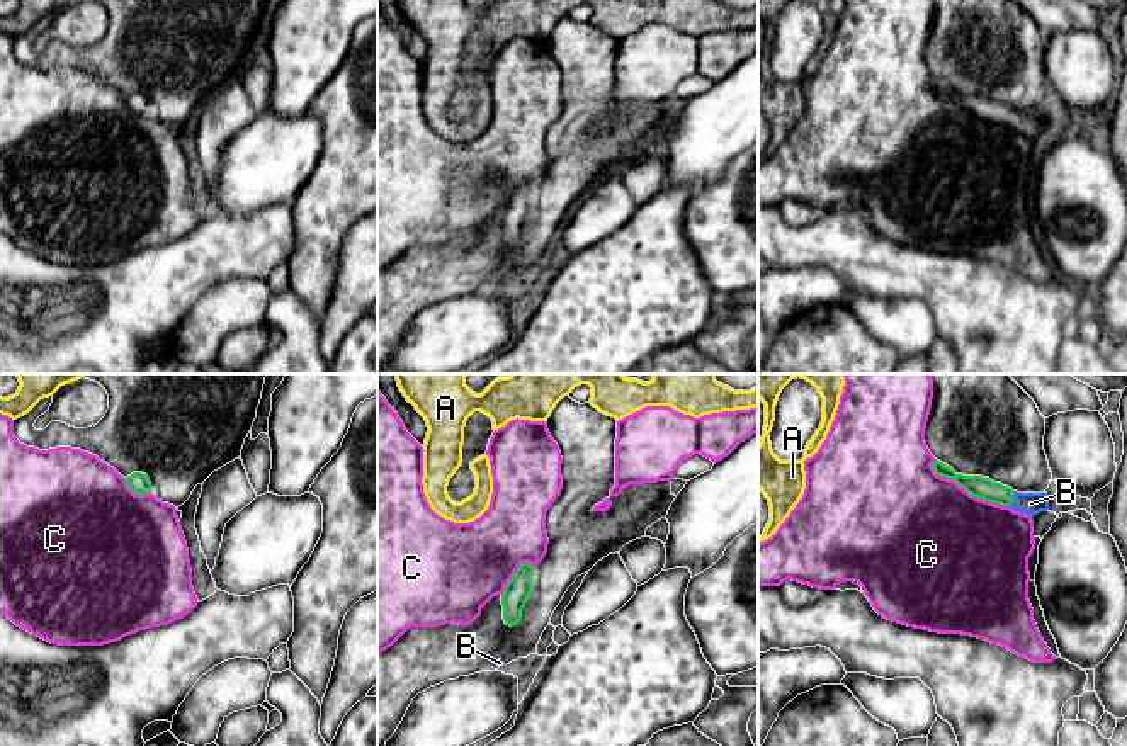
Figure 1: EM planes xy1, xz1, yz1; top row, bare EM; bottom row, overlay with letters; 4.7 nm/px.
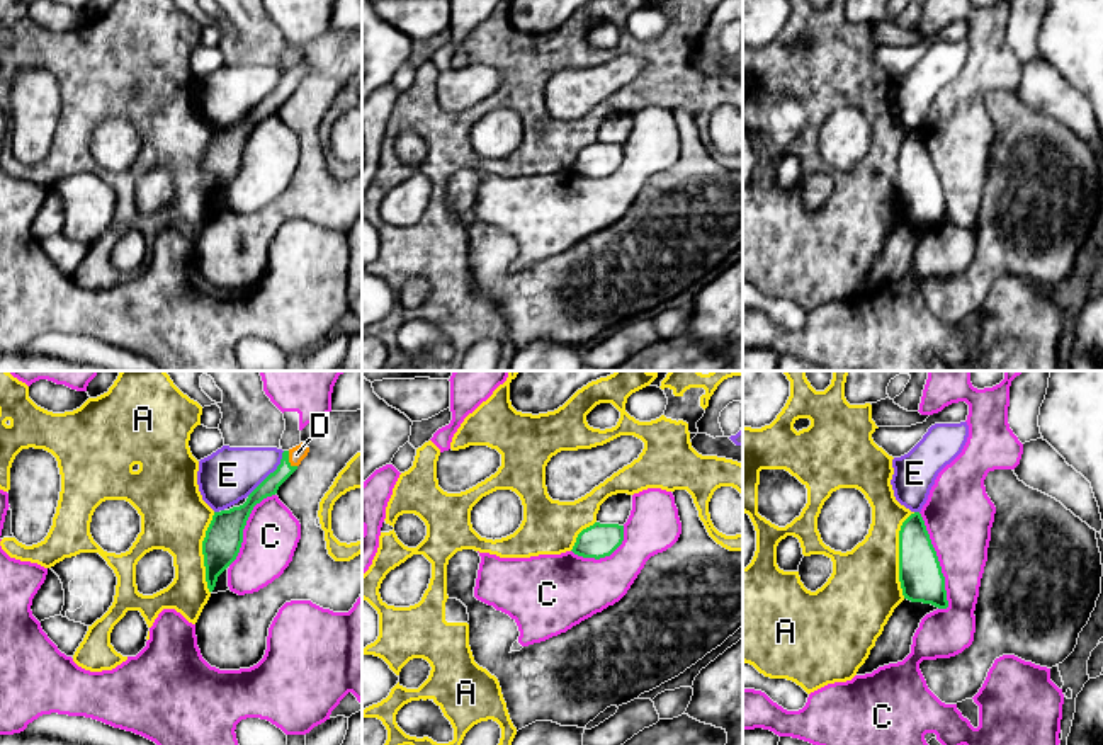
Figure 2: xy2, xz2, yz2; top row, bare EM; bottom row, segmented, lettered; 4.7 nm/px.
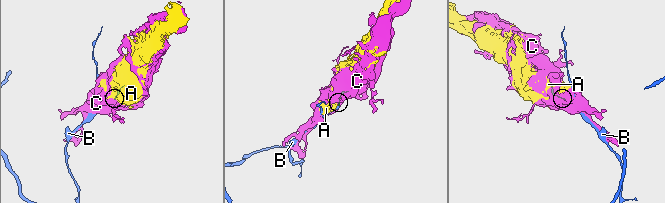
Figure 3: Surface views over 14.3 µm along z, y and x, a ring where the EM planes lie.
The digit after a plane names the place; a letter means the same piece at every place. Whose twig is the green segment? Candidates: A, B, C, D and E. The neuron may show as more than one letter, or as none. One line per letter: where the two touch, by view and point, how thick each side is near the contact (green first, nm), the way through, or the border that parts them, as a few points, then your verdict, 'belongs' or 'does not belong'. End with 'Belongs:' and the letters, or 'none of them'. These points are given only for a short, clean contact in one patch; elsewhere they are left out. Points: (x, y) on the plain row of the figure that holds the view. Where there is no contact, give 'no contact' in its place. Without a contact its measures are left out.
A: meets green in yz2 at (899, 174); 200 nm thick on the green side, 340 nm on the other; border along yz2 (915, 131), (903, 142), (899, 150), (899, 206), (903, 216); does not belong
B: meets green in yz1 at (1012, 118); 110 nm thick on the green side, 110 nm on the other; runs through yz1 (983, 107), (1012, 118), (1030, 123); belongs
C: meets green in yz2 at (938, 181); 200 nm thick on the green side, 320 nm on the other; does not belong
D: meets green in xy2 at (288, 79); 90 nm thick on the green side, 80 nm on the other; runs through xy2 (269, 106), (288, 79), (296, 73); belongs
E: meets green in xy2 at (271, 92); 90 nm thick on the green side, 260 nm on the other; border along xy2 (284, 70), (279, 84), (247, 114); does not belong
Belongs: B, D

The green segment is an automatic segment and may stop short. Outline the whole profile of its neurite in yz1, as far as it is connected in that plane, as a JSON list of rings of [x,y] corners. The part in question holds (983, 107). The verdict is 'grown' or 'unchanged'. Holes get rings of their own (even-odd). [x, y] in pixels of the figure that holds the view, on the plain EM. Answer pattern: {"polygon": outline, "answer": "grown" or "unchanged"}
{"polygon": [[[940,80],[932,83],[937,95],[954,99],[960,107],[969,114],[994,122],[1001,126],[1010,126],[1015,131],[1025,134],[1037,134],[1049,129],[1047,112],[1018,112],[1001,102],[994,102],[989,97],[983,95],[964,95],[957,93],[952,87],[945,85]]], "answer": "grown"}

